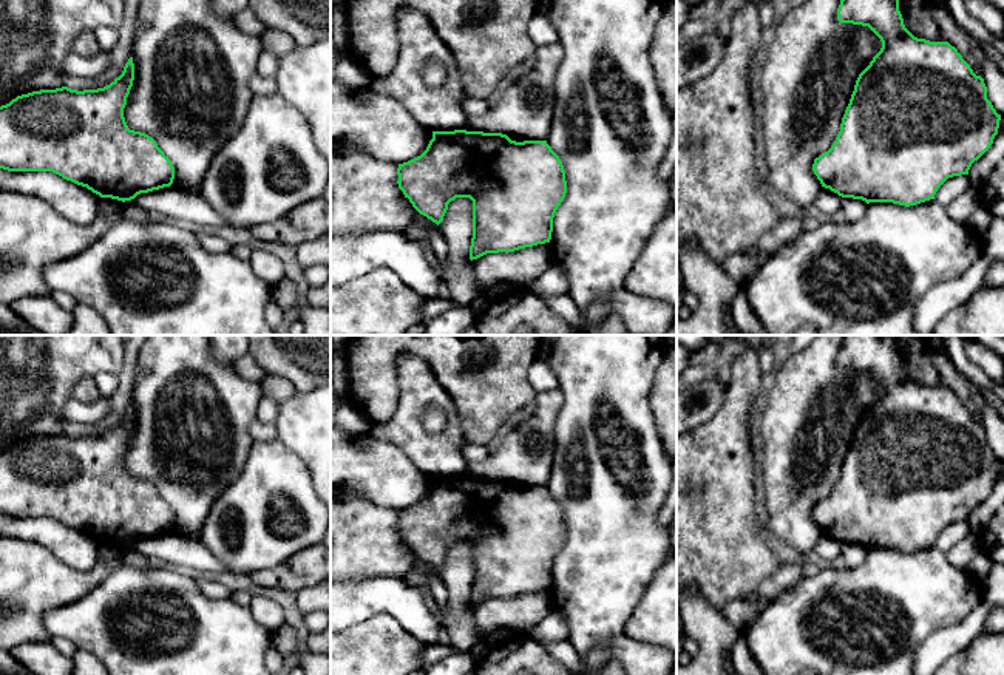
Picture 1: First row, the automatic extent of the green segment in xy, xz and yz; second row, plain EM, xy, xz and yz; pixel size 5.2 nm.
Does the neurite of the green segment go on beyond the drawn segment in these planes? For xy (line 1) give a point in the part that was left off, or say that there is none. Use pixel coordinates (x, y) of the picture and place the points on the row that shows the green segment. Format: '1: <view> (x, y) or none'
1: none

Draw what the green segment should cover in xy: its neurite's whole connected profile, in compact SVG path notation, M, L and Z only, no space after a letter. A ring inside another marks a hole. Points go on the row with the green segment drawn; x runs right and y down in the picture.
M133 57L110 85L97 90L40 90L17 96L0 107L0 168L53 171L86 187L100 198L131 201L141 193L170 187L171 161L145 133L130 130L124 108L134 80Z

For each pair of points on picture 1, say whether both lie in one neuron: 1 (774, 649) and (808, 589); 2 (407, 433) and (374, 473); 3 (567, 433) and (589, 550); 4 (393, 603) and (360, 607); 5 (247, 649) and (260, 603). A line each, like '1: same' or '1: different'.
1: same
2: different
3: same
4: same
5: different

